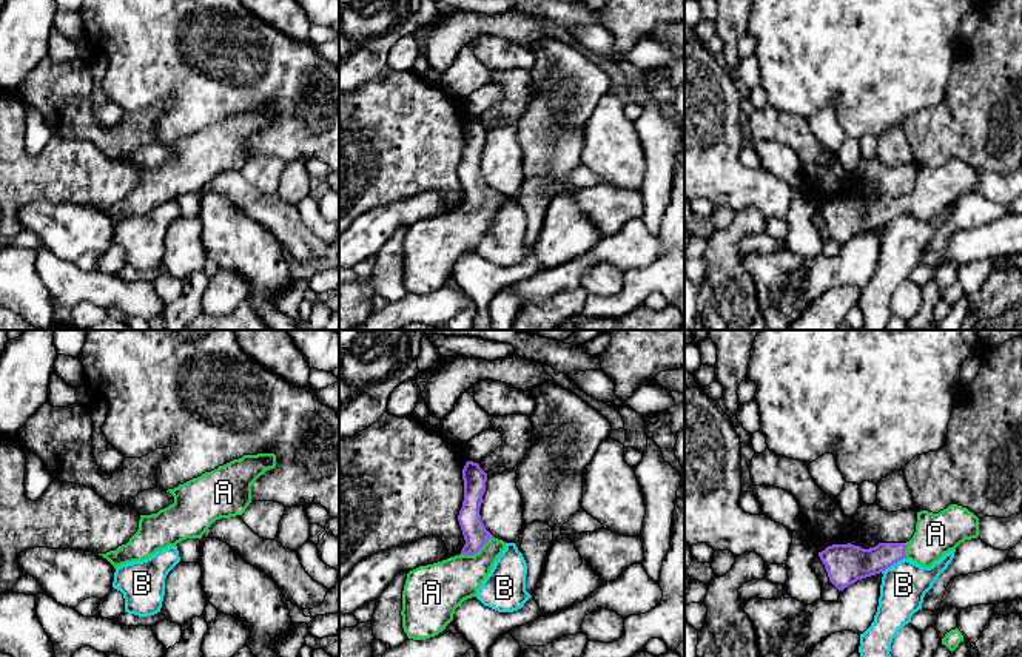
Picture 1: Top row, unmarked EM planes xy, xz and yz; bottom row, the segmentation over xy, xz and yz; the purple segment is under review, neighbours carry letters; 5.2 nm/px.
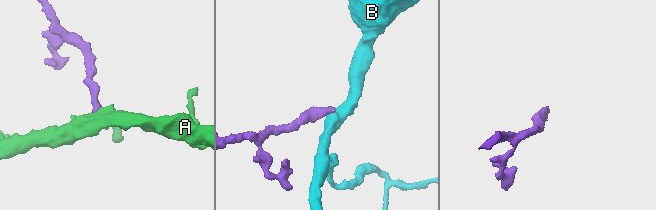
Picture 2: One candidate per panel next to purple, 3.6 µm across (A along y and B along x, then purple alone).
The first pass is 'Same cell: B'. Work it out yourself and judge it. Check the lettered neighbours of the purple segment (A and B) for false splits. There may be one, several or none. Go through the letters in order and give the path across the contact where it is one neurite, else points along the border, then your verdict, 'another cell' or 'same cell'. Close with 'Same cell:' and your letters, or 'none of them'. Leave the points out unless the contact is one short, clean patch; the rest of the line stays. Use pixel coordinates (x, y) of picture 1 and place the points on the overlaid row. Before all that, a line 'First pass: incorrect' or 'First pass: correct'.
First pass: incorrect
A: across xz (475, 534), (477, 552), (443, 586) | same cell
B: along yz (905, 557), (882, 572) | another cell
Same cell: A

